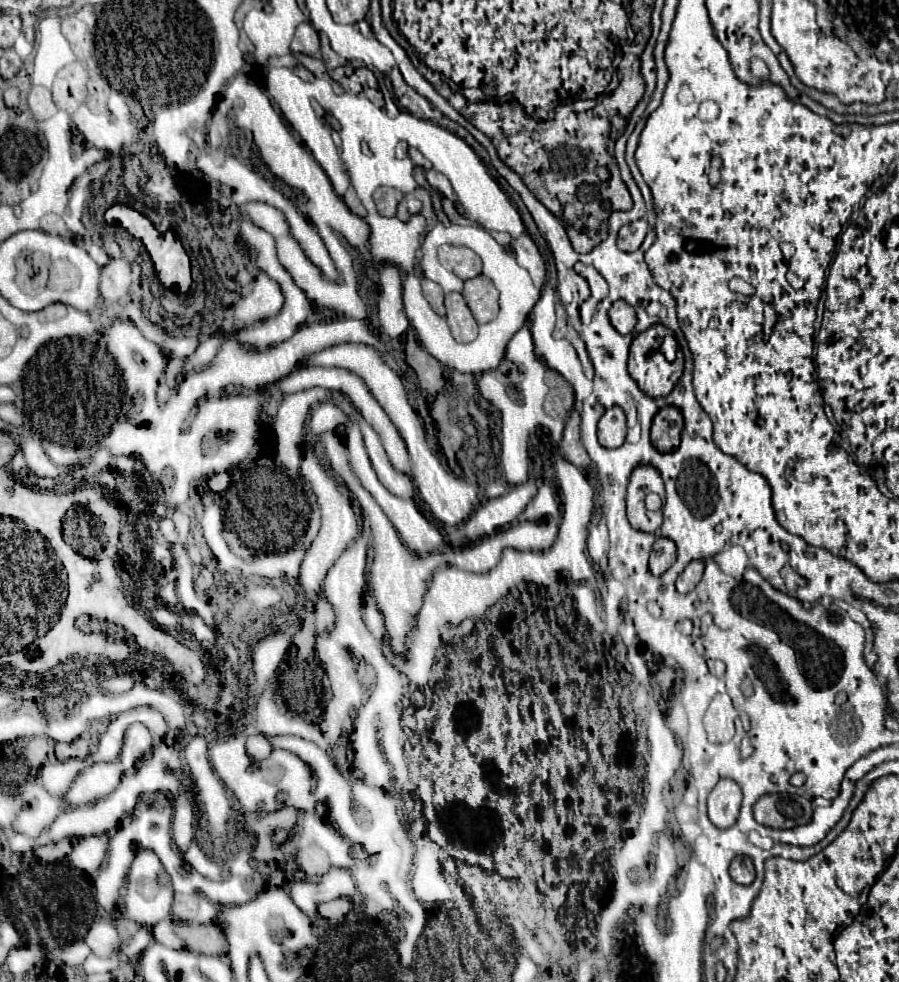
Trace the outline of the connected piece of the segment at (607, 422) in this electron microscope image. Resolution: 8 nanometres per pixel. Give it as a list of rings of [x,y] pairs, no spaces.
[[[620,406],[608,408],[598,422],[598,440],[606,448],[618,448],[626,440],[626,414]]]

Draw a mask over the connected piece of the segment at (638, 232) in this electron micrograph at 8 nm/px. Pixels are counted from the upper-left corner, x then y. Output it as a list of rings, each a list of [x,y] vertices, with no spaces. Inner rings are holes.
[[[636,220],[620,228],[618,232],[618,248],[624,252],[634,252],[644,242],[644,236],[648,232],[646,220]]]

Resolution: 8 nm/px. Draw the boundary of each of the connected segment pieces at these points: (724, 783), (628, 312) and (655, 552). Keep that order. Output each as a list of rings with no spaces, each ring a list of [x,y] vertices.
[[[730,778],[720,780],[708,796],[708,818],[718,828],[728,828],[736,822],[742,804],[742,792]]]
[[[616,300],[610,308],[610,322],[620,334],[630,334],[636,326],[636,312],[624,300]]]
[[[660,536],[650,550],[650,572],[654,576],[664,574],[676,562],[676,544],[670,538]]]

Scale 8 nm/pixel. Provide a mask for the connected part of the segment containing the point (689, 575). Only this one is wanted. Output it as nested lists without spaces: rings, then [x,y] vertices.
[[[692,560],[692,562],[684,568],[684,572],[678,576],[678,580],[676,580],[676,590],[682,592],[682,594],[690,592],[690,590],[700,582],[702,572],[704,572],[704,562],[702,562],[702,560]]]

